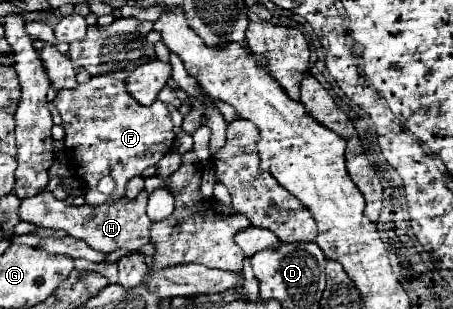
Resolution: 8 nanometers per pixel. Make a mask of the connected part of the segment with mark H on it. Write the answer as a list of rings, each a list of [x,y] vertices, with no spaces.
[[[143,189],[135,199],[123,197],[121,201],[111,201],[107,205],[89,206],[87,204],[81,207],[67,205],[59,199],[55,199],[49,191],[43,191],[35,197],[21,199],[19,207],[19,217],[23,221],[35,223],[39,227],[53,227],[53,229],[63,229],[67,235],[77,237],[91,245],[97,251],[103,253],[113,253],[117,249],[127,249],[127,251],[137,251],[145,243],[149,243],[149,227],[151,221],[145,213],[145,201],[149,193]]]

